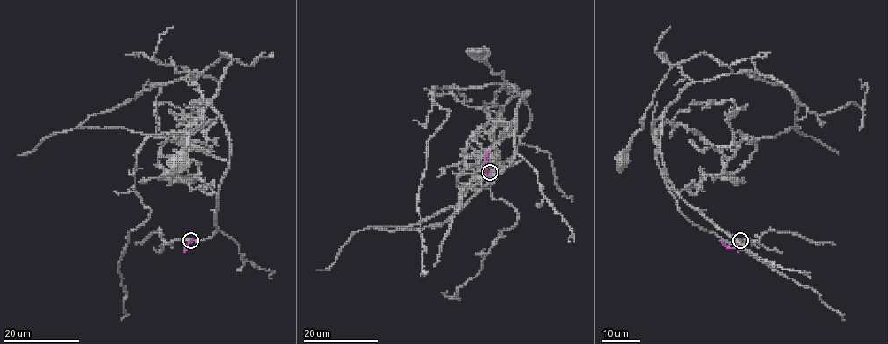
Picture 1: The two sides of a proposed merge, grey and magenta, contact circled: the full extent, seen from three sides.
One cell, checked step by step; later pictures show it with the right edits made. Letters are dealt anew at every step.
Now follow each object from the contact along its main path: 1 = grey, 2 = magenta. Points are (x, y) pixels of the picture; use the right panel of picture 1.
1: (740, 241), (681, 197), (660, 134), (664, 111), (729, 75), (723, 64), (675, 64), (622, 160)
2: (740, 240), (739, 246), (731, 247), (720, 240)

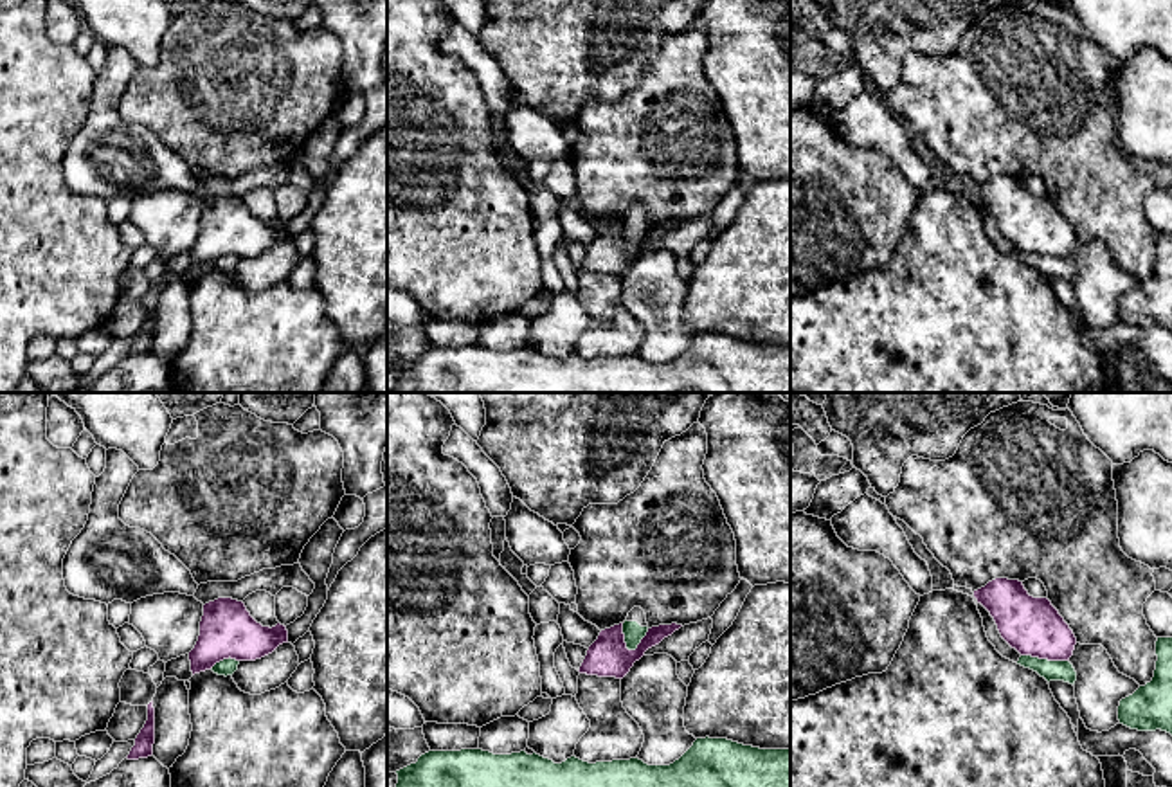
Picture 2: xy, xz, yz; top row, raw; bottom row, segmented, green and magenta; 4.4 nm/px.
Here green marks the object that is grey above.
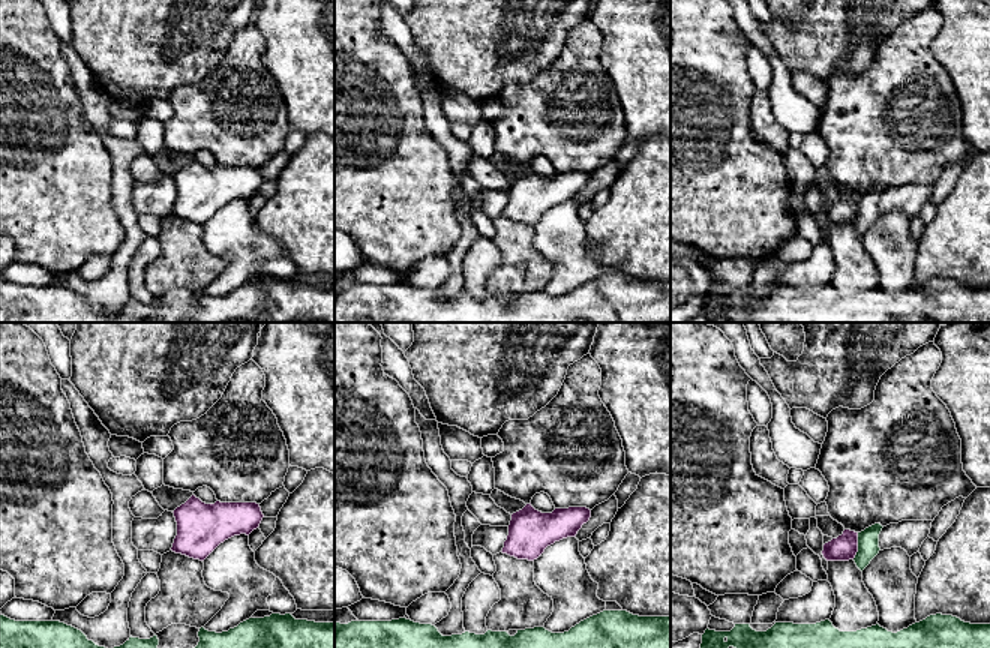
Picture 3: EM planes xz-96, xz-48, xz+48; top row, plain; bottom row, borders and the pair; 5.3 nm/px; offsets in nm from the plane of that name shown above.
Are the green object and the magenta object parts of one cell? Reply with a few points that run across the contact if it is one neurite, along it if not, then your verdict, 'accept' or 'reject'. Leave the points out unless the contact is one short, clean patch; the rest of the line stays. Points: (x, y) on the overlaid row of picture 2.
xz (649, 629), (634, 649), (625, 647) | reject

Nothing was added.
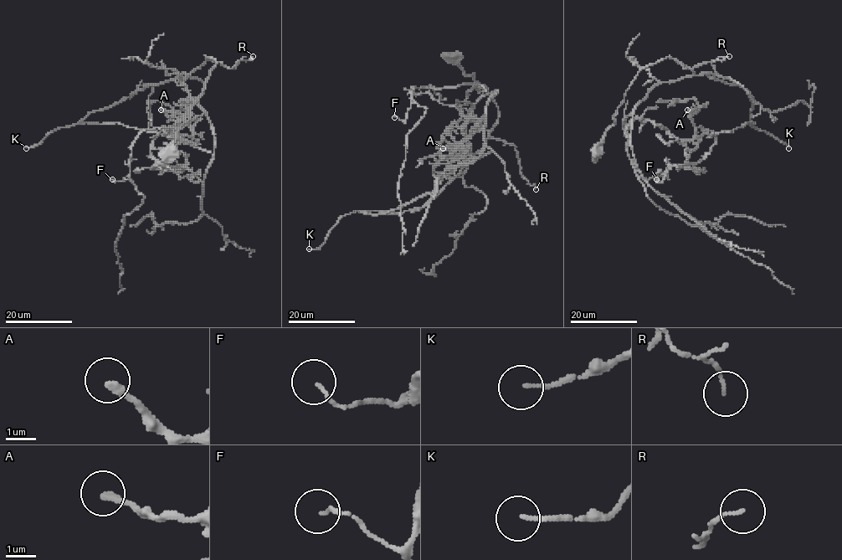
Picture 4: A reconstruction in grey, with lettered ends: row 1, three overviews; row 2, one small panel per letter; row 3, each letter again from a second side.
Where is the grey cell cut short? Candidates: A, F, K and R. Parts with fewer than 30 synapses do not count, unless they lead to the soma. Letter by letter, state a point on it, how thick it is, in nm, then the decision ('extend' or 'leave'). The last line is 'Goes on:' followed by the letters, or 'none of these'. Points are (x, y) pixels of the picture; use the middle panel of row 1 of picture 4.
A: place (443, 148); calibre 240 nm; leave
F: place (394, 117); calibre 110 nm; leave
K: place (309, 249); calibre 130 nm; extend
R: place (536, 189); calibre 90 nm; leave
Goes on: K

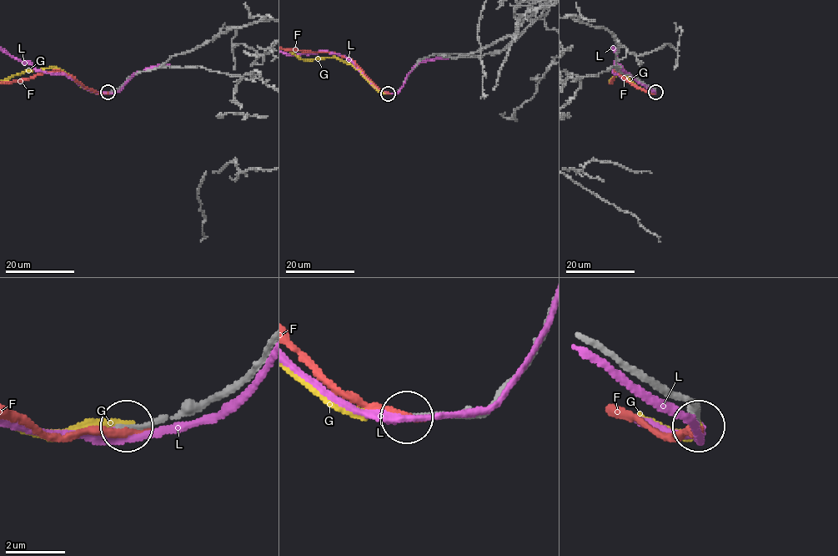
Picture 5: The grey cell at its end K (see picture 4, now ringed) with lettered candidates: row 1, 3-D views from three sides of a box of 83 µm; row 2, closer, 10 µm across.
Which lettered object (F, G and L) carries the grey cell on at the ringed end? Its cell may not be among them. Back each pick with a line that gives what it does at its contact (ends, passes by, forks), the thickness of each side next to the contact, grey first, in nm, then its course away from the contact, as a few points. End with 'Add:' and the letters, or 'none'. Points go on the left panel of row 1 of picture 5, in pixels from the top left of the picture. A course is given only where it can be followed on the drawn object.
G: it ends; calibres 180 and 200 nm
Add: G

